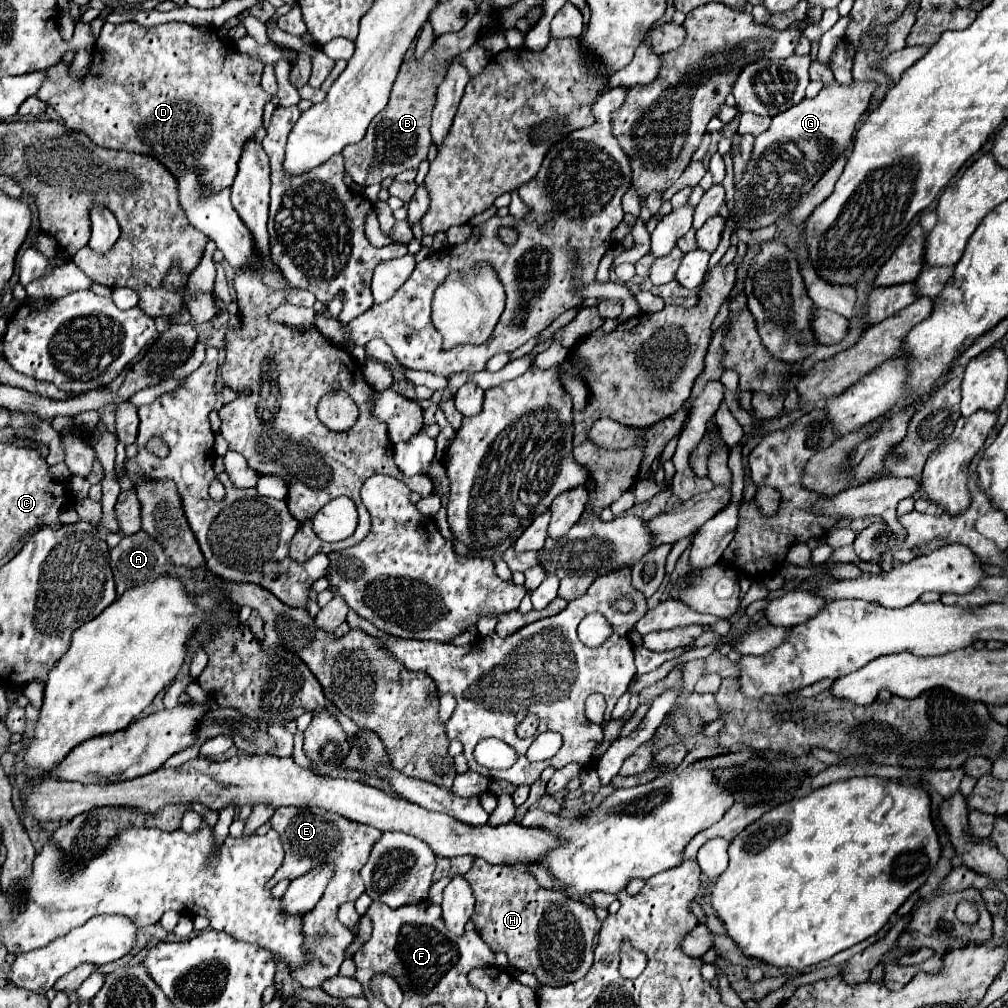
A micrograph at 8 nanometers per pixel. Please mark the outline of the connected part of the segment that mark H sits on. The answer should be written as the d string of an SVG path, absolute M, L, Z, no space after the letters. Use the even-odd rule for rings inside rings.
M476 859L472 869L464 877L470 881L476 899L476 909L472 913L476 931L480 931L480 937L488 943L492 951L504 951L512 967L536 975L542 985L550 987L568 985L588 973L588 969L592 967L592 953L600 931L600 921L590 907L556 891L548 891L542 887L538 889L538 883L528 867L496 867L484 863L482 859Z

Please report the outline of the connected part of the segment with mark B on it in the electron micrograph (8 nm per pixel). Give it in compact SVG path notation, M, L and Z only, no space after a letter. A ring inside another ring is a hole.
M476 13L470 19L470 23L464 25L464 29L456 33L446 33L440 39L436 39L436 43L426 51L422 61L410 59L402 63L386 109L372 119L366 131L366 137L360 143L344 147L344 153L342 153L344 165L354 183L368 187L374 183L382 183L386 177L396 177L402 171L418 169L418 165L426 159L428 149L432 145L432 137L428 131L430 115L436 103L436 89L444 77L446 65L454 55L468 49L476 41L476 37L482 33L486 23L488 19Z

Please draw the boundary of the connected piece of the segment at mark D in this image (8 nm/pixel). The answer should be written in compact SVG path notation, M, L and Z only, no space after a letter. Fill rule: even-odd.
M126 21L126 23L104 23L94 53L92 53L92 65L86 77L76 79L68 75L68 63L60 63L56 67L48 69L48 79L44 81L44 87L40 87L40 91L36 93L36 97L40 97L44 103L50 103L56 113L64 119L66 127L86 133L94 143L108 147L108 149L124 149L124 151L134 151L134 153L144 153L144 155L152 155L154 159L160 159L160 163L164 163L174 175L176 171L180 171L180 167L196 167L196 171L200 171L200 175L204 175L204 183L208 183L208 187L216 187L216 191L220 191L222 187L228 187L234 183L236 171L238 171L238 159L242 155L244 145L256 137L258 129L262 127L262 111L264 105L270 101L270 95L260 87L260 77L262 77L262 69L264 65L258 63L256 59L248 57L248 55L240 55L234 49L232 41L220 41L218 31L208 29L208 27L196 27L196 25L188 25L188 23L164 23L164 25L156 25L156 27L144 27L136 21Z

